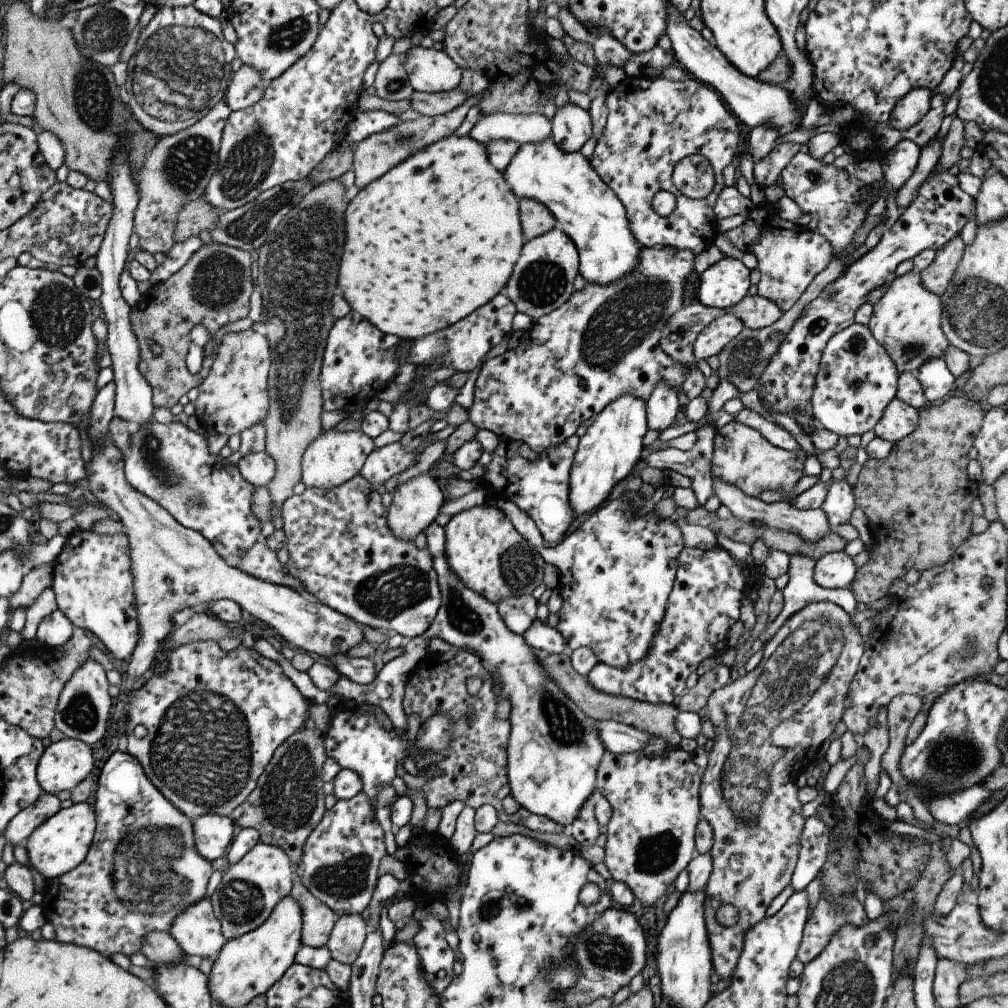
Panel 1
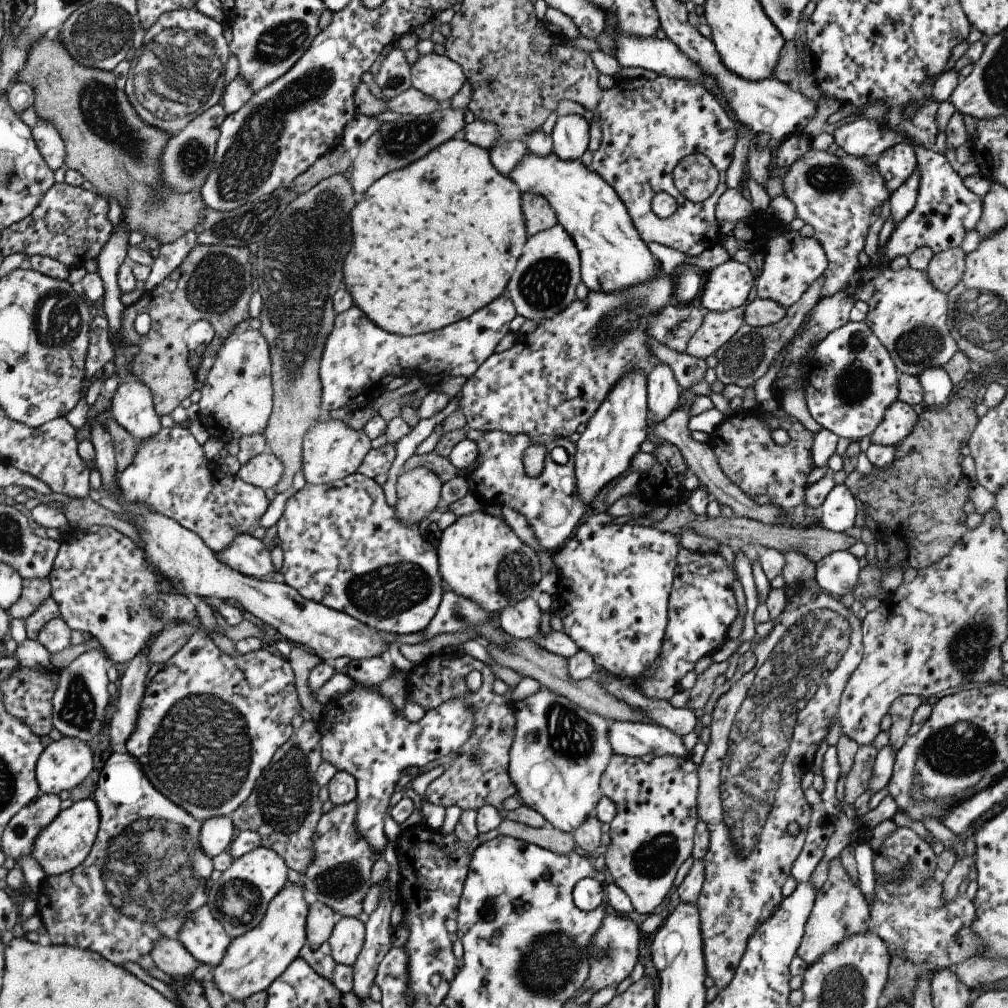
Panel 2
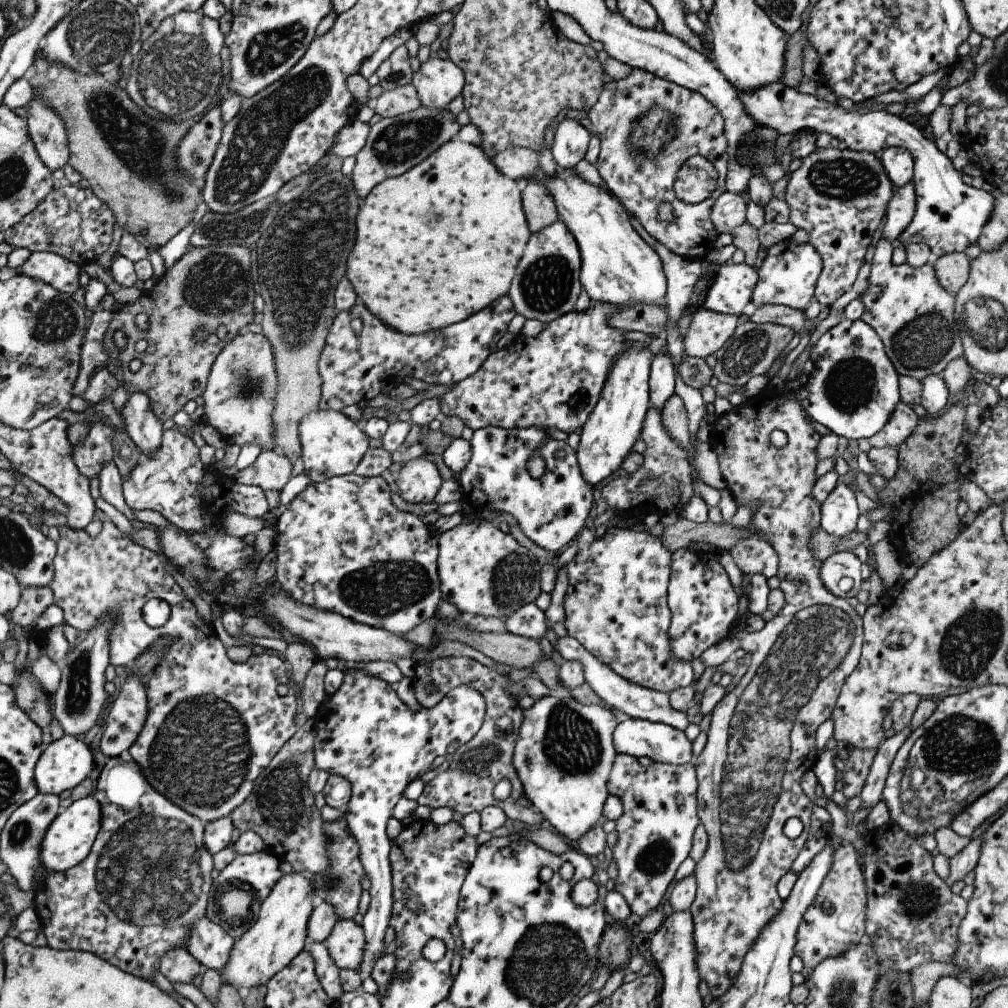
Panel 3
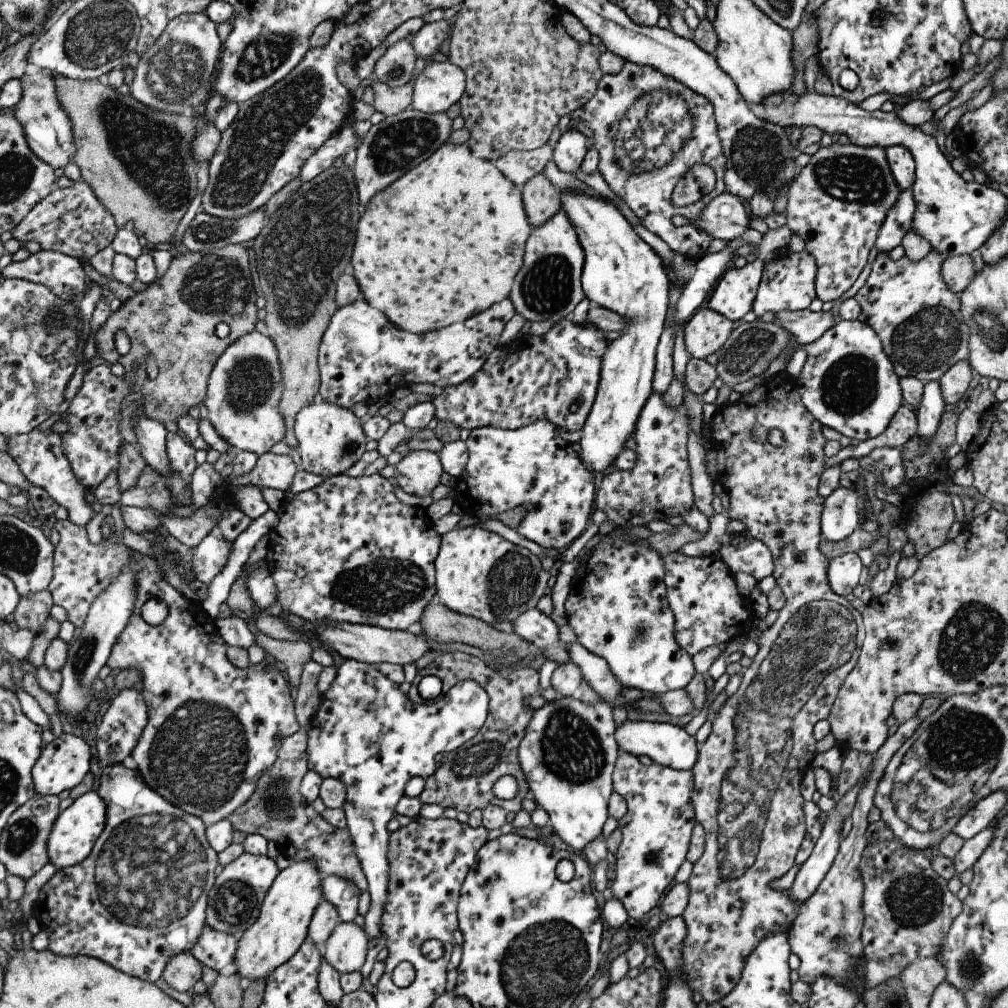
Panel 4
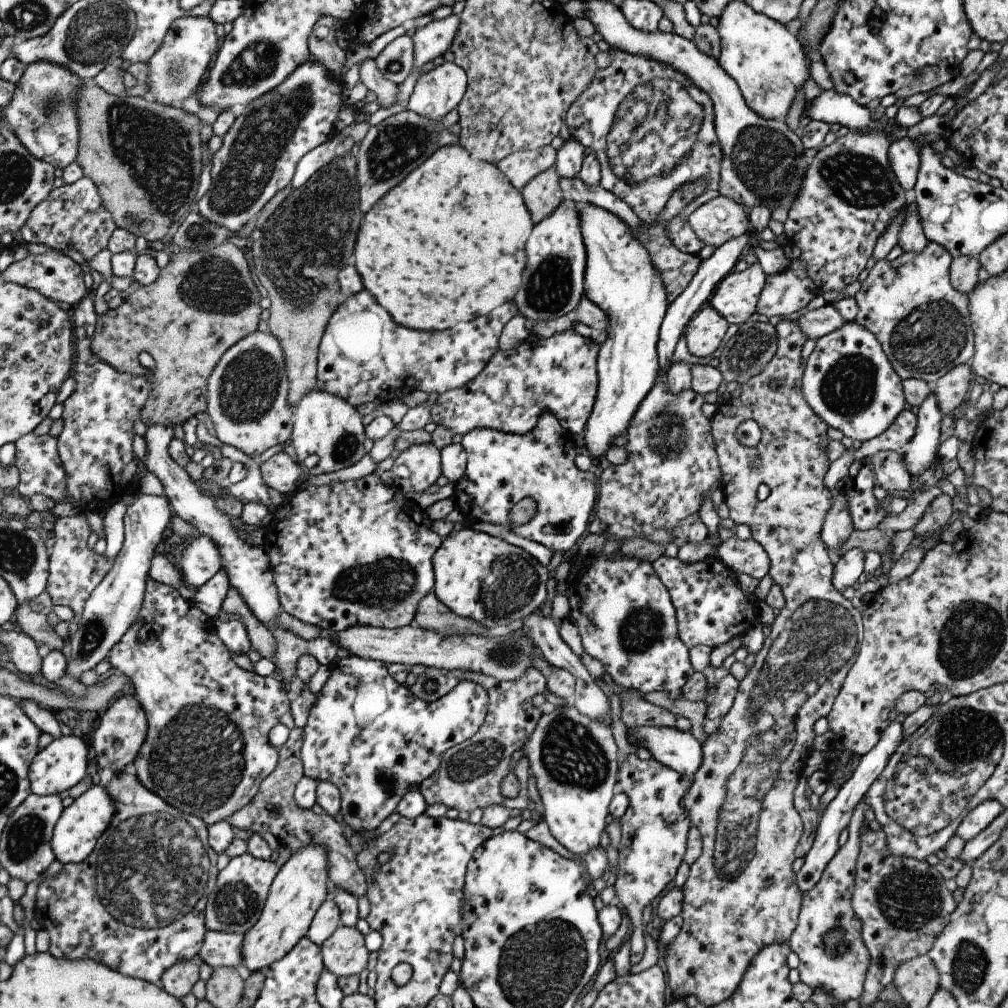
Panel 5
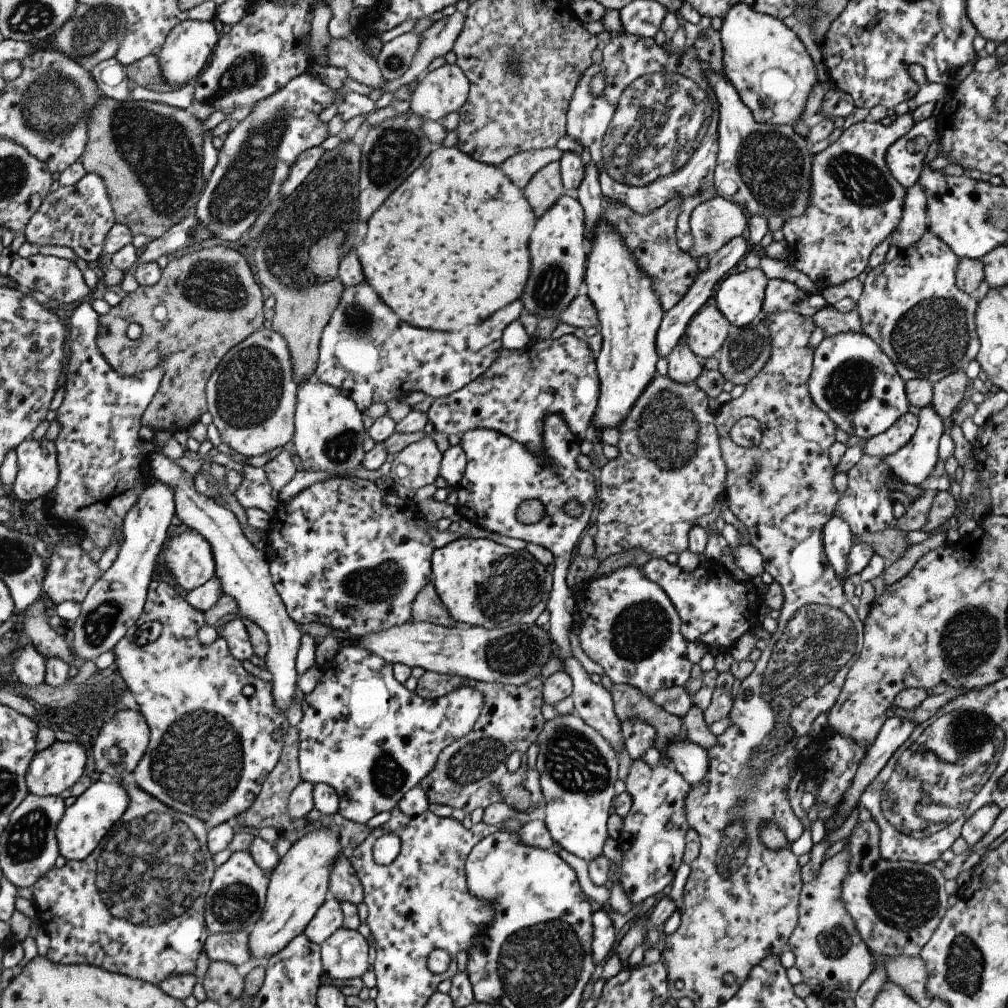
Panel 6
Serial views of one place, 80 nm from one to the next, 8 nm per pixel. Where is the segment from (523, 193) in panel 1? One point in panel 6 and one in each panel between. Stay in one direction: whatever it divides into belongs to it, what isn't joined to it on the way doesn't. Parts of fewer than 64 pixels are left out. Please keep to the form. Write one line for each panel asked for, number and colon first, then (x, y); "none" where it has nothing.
2: (612, 257)
3: (617, 267)
4: (620, 272)
5: (619, 278)
6: (629, 313)

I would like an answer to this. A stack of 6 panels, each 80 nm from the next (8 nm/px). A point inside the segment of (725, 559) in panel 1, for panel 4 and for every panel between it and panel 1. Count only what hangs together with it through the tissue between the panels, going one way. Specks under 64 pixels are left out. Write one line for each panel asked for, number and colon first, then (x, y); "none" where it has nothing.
2: (701, 605)
3: (702, 603)
4: (707, 610)

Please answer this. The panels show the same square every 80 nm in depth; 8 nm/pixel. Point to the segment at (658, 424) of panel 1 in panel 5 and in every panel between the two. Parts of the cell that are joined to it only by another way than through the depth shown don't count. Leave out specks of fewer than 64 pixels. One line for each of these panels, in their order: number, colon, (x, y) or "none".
2: (662, 397)
3: (661, 376)
4: (663, 375)
5: (710, 271)

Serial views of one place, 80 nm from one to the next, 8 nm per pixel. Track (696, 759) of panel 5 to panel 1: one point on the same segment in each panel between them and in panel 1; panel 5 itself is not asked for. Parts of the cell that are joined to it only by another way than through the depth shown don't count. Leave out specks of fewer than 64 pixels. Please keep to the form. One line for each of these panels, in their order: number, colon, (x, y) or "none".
1: (617, 738)
2: (629, 739)
3: (661, 743)
4: (668, 745)

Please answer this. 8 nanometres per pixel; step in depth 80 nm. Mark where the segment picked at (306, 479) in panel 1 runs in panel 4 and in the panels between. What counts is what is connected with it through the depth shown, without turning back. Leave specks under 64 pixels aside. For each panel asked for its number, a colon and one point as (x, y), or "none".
2: (330, 451)
3: (331, 445)
4: (329, 439)

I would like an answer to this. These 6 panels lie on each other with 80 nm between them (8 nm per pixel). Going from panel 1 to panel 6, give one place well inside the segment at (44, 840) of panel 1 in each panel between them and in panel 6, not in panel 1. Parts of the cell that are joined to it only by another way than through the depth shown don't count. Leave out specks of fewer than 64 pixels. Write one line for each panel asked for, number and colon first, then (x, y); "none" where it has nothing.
2: (64, 843)
3: (67, 840)
4: (73, 832)
5: (74, 834)
6: (83, 823)

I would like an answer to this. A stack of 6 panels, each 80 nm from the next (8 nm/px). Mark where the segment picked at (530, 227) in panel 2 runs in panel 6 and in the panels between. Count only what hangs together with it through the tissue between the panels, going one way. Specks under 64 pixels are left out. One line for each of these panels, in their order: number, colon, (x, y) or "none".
3: (538, 206)
4: (541, 200)
5: (541, 195)
6: (545, 187)

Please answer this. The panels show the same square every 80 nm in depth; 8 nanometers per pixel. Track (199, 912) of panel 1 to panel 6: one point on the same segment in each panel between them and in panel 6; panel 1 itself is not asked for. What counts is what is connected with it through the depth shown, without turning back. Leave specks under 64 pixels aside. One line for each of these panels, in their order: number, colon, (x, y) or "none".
2: (204, 938)
3: (207, 943)
4: (214, 949)
5: (219, 948)
6: (232, 948)

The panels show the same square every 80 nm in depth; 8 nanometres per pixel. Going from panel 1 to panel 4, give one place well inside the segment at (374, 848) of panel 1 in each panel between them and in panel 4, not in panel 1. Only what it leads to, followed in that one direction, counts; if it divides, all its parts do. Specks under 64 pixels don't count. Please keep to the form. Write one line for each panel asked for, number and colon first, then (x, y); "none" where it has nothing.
2: (338, 874)
3: (339, 885)
4: (340, 892)

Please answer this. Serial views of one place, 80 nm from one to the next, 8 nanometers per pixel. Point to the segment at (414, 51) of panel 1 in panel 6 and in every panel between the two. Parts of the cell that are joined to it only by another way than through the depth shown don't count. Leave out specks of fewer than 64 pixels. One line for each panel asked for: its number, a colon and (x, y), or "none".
2: (437, 76)
3: (437, 81)
4: (439, 84)
5: (438, 89)
6: (443, 90)

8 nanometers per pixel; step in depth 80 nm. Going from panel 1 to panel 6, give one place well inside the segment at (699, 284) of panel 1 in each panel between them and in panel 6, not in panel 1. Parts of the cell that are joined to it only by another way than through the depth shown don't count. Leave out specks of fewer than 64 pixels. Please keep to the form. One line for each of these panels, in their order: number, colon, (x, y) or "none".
2: (724, 287)
3: (730, 286)
4: (732, 295)
5: (734, 298)
6: (738, 298)

